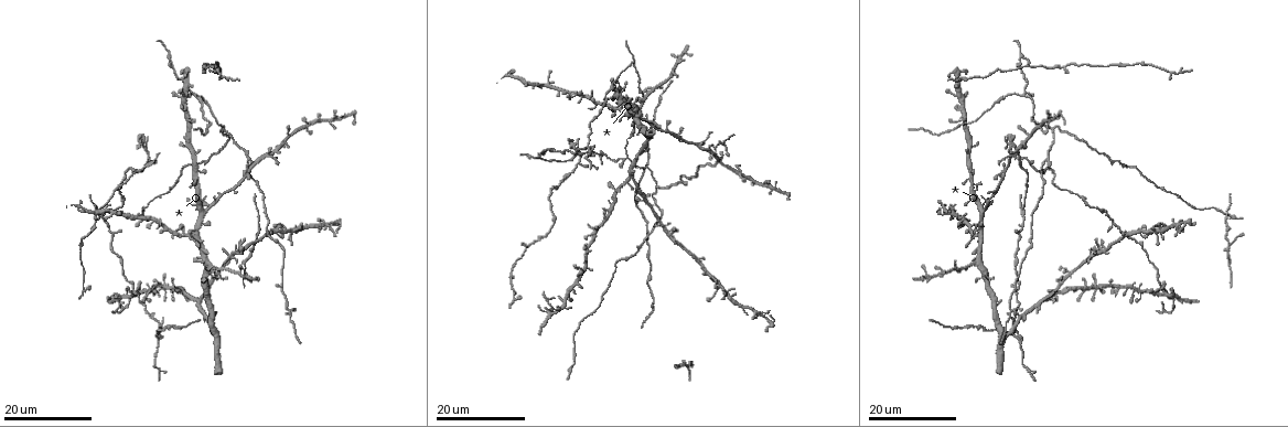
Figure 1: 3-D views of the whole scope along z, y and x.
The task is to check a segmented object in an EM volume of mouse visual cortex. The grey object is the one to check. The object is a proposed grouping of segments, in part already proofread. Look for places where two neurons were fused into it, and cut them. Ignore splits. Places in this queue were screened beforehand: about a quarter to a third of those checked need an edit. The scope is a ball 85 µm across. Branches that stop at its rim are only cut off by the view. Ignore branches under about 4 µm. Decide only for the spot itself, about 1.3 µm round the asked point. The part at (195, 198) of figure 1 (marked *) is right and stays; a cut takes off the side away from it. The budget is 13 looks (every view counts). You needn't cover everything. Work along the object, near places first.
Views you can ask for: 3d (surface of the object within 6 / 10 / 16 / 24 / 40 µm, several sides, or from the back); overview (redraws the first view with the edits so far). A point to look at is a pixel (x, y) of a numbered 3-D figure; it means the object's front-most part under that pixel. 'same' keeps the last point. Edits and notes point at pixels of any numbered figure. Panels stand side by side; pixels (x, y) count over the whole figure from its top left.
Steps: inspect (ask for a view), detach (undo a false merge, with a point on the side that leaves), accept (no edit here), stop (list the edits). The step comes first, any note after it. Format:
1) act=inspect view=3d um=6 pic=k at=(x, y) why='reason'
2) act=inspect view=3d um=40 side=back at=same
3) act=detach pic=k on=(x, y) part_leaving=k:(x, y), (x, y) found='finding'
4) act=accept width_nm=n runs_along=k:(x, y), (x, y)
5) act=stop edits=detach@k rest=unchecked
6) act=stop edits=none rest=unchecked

act=inspect view=3d um=16 pic=1 at=(622, 110)

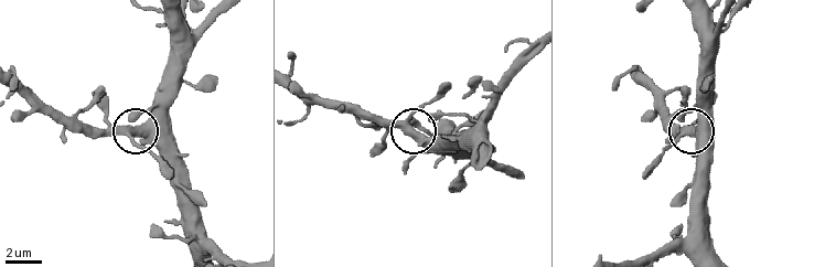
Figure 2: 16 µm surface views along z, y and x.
act=inspect view=3d um=10 pic=2 at=(416, 135)

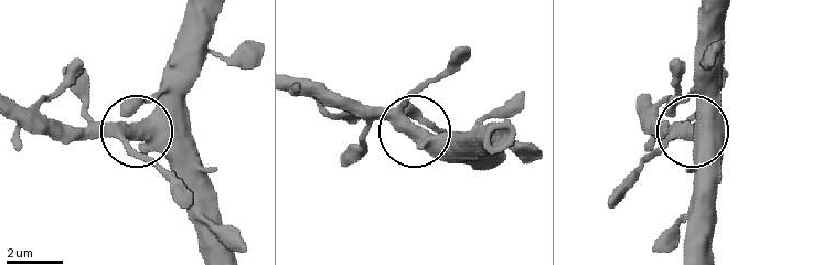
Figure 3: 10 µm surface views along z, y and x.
act=accept width_nm=500 runs_along=3:(190, 10), (185, 45), (155, 109), (126, 131), (72, 131) found='all the same neuron'

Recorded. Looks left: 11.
act=inspect view=3d um=16 pic=1 at=(627, 156) why='four-way junction'

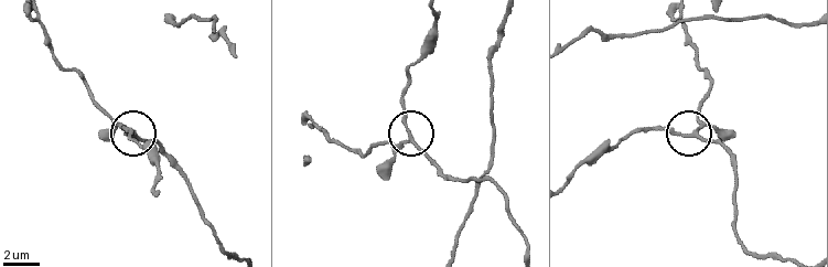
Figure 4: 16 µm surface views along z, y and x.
act=inspect view=3d um=10 pic=4 at=(695, 132)

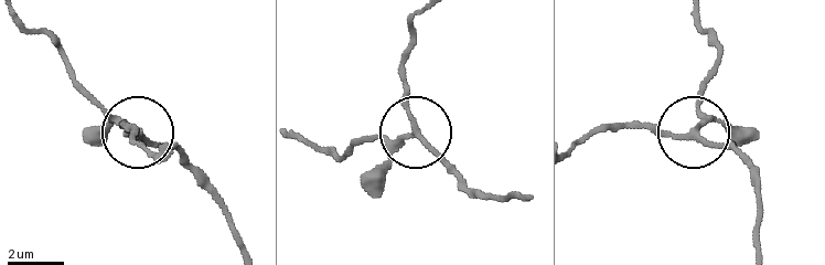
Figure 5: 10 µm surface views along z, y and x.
act=accept runs_along=5:(413, 17), (403, 88), (413, 128), (396, 138), (363, 138) found='continuous, no second neuron'

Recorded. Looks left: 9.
act=inspect view=3d um=24 pic=1 at=(959, 119) why='two arms in line, one across'

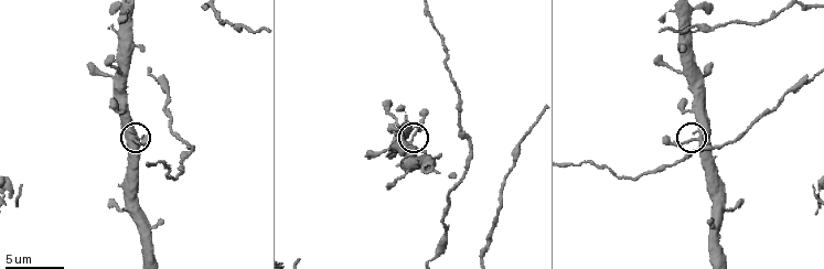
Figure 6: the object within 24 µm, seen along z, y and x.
act=inspect view=3d um=10 pic=6 at=(695, 138)

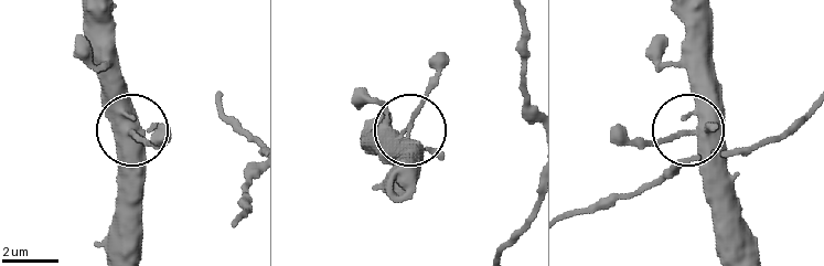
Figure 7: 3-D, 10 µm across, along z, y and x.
act=accept runs_along=7:(723, 246), (708, 168), (692, 130), (702, 110), (702, 50) found='all the same neuron'

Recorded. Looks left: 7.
act=inspect view=3d um=16 pic=1 at=(539, 156) why='three-way junction'

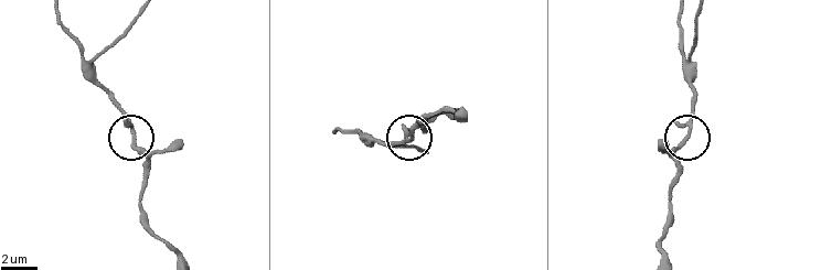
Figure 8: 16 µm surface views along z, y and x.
act=inspect view=3d um=10 pic=8 at=(685, 136)

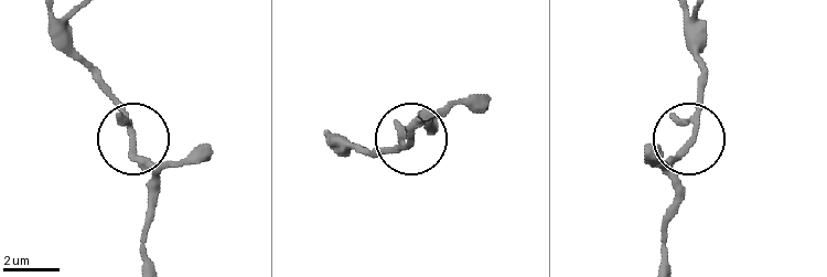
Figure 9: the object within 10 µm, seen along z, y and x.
act=accept arms=3 found='one neuron here'

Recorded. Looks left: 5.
act=inspect view=3d um=24 pic=1 at=(1175, 300)

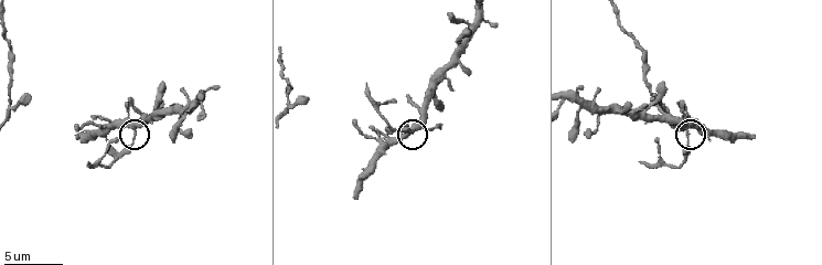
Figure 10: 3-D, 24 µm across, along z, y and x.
act=inspect view=3d um=10 pic=10 at=(684, 128)

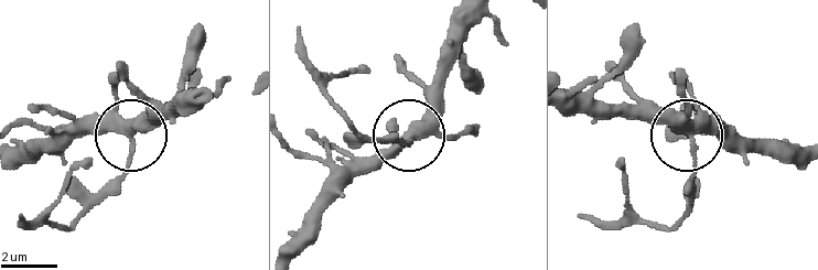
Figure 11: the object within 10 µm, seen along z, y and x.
act=detach pic=11 on=(106, 183) width_nm=320 found='a second neuron is stuck on'

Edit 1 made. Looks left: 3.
act=inspect view=3d um=16 pic=1 at=(207, 273)

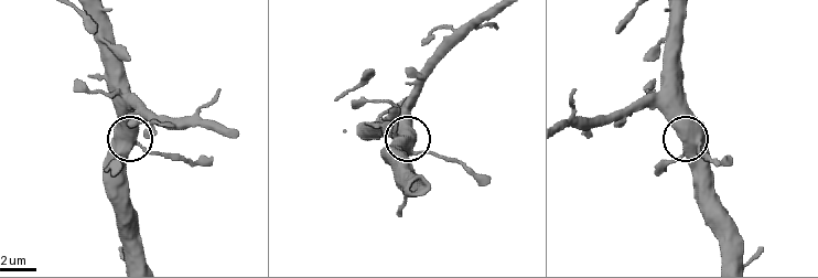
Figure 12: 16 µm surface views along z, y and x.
act=inspect view=3d um=6 pic=12 at=(133, 145)

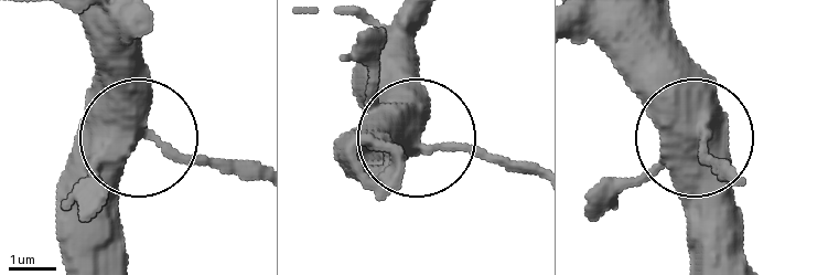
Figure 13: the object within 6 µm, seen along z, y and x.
act=accept found='all the same neuron'

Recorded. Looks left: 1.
act=stop edits=detach@11 rest=unchecked

